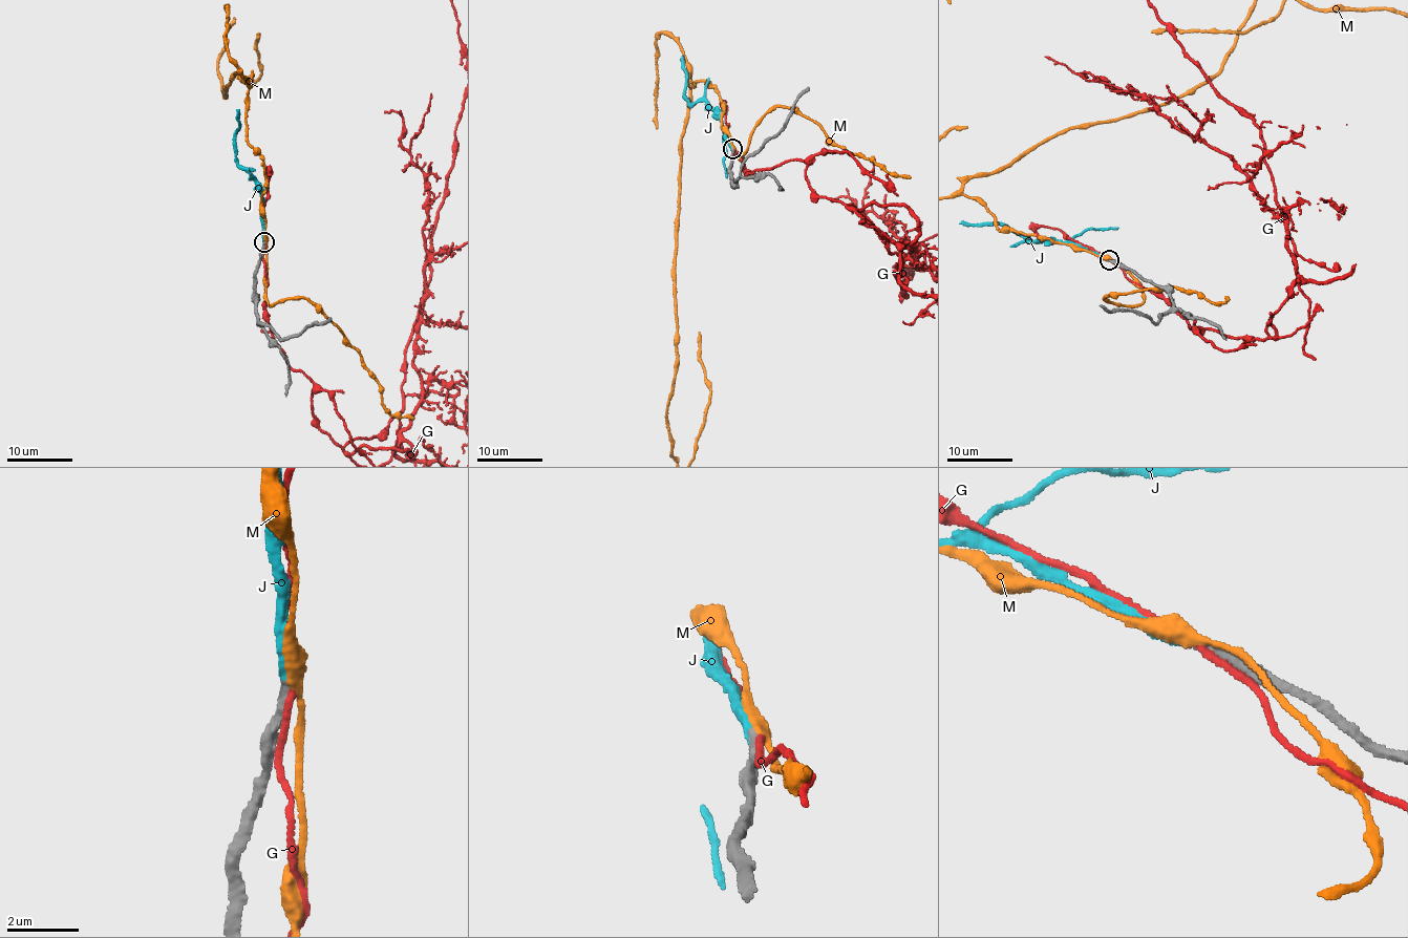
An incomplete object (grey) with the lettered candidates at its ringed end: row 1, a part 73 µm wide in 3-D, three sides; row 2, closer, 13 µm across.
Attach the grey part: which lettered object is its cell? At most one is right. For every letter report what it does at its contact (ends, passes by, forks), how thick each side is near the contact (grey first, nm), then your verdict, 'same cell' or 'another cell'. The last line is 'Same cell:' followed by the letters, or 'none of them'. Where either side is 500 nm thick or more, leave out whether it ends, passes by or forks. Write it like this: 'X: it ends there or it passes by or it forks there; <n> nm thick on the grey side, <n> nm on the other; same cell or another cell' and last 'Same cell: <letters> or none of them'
G: it passes by; 320 nm thick on the grey side, 170 nm on the other; another cell
J: it ends there; 240 nm thick on the grey side, 240 nm on the other; same cell
M: it passes by; 240 nm thick on the grey side, 340 nm on the other; another cell
Same cell: J

